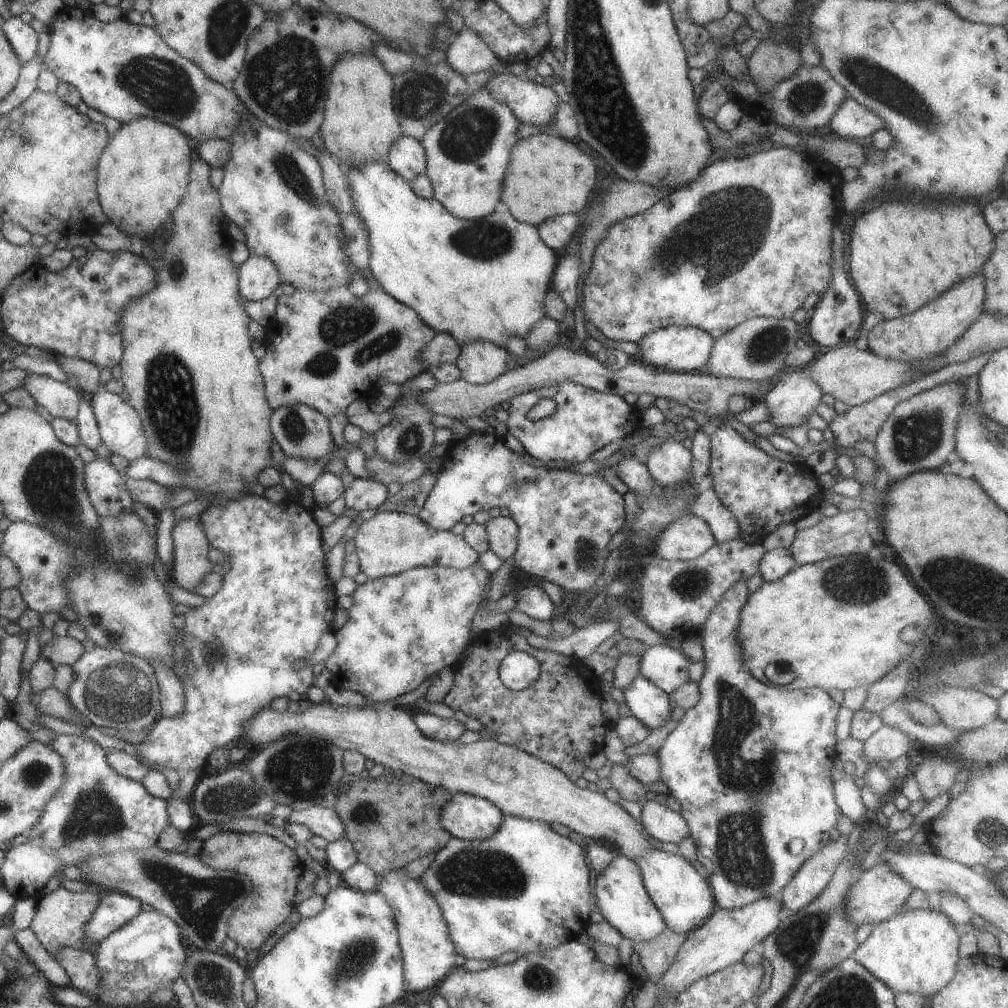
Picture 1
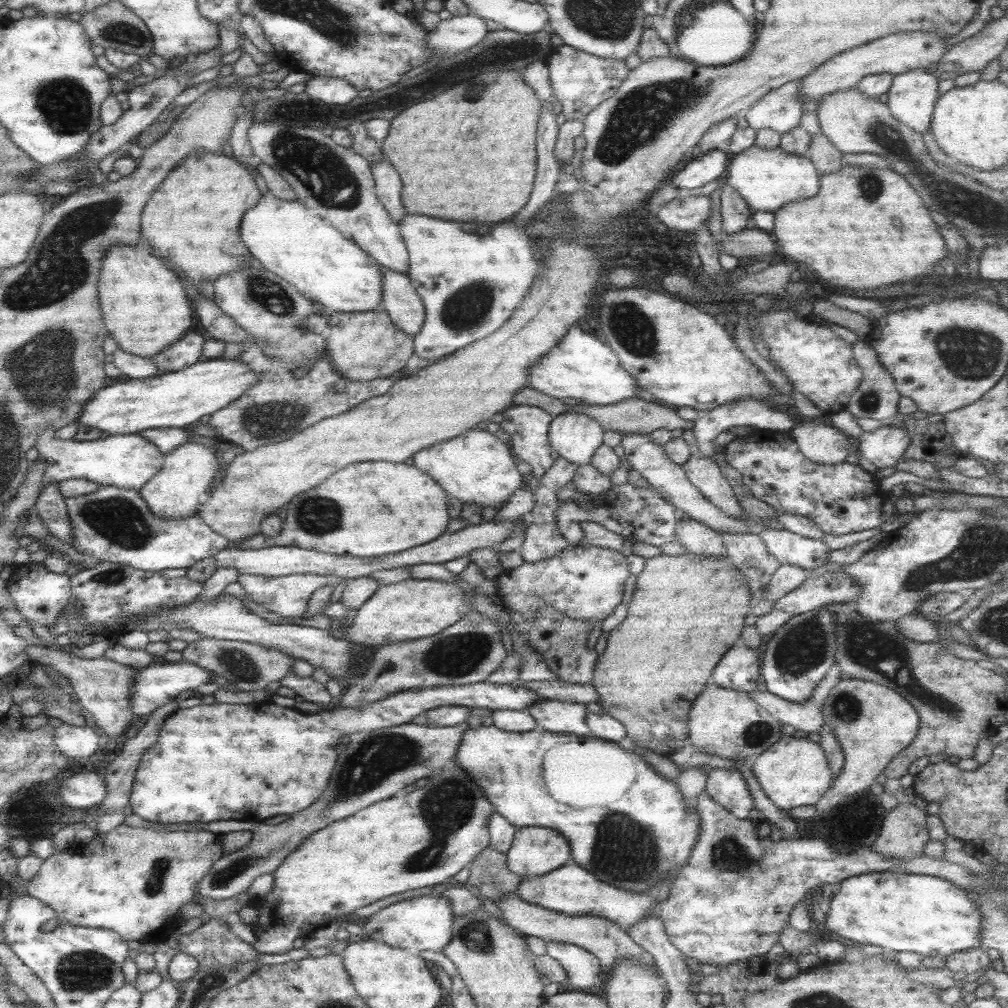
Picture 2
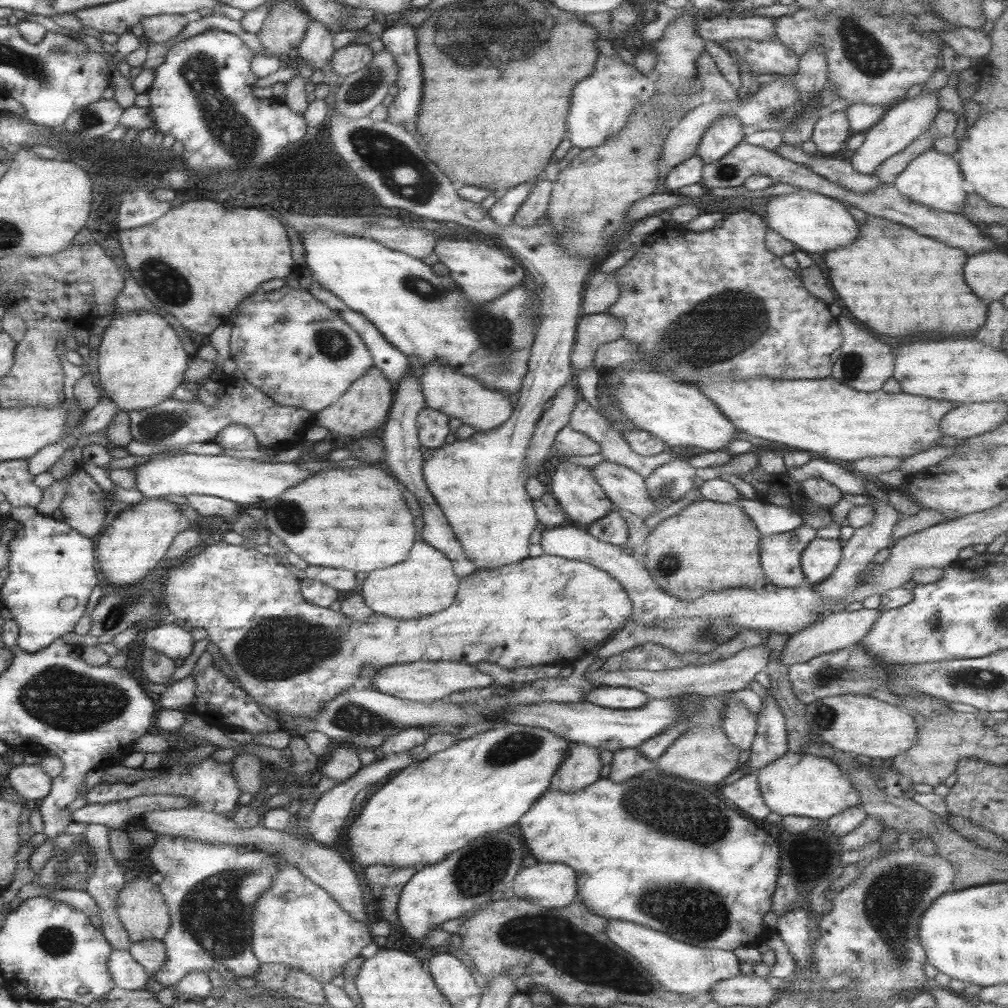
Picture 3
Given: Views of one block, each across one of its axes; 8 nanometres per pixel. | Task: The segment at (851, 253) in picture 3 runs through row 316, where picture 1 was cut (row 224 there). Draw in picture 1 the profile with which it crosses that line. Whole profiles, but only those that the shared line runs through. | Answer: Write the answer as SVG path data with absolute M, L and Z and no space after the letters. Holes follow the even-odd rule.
M965 199L927 204L887 200L855 220L847 272L868 312L881 314L884 320L898 318L982 268L993 253L993 238L979 210Z

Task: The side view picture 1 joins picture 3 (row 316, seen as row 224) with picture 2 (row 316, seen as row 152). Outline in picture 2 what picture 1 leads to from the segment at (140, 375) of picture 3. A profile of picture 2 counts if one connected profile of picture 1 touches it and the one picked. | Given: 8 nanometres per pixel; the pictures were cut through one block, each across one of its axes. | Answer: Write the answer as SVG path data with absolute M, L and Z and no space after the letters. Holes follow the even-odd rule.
M112 246L100 264L97 294L101 321L117 349L149 359L191 330L192 308L184 286L157 256L137 246Z

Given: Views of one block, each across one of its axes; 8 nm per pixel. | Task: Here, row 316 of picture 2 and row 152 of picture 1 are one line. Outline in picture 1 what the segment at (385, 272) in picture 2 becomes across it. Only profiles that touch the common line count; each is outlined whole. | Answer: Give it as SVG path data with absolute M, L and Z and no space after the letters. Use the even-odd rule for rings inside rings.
M399 136L387 152L387 166L398 176L409 182L424 174L425 158L424 151L419 140L414 140L409 136Z

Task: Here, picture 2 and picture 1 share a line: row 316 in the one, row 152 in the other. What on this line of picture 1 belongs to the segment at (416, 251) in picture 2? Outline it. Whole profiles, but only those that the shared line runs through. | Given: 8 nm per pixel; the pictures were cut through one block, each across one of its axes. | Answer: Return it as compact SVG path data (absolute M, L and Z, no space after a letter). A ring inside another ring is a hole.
M487 88L471 92L465 102L435 122L420 141L432 200L441 204L451 216L465 220L478 221L499 208L509 150L511 144L515 146L519 142L515 136L517 128L519 120L505 104L497 102Z

